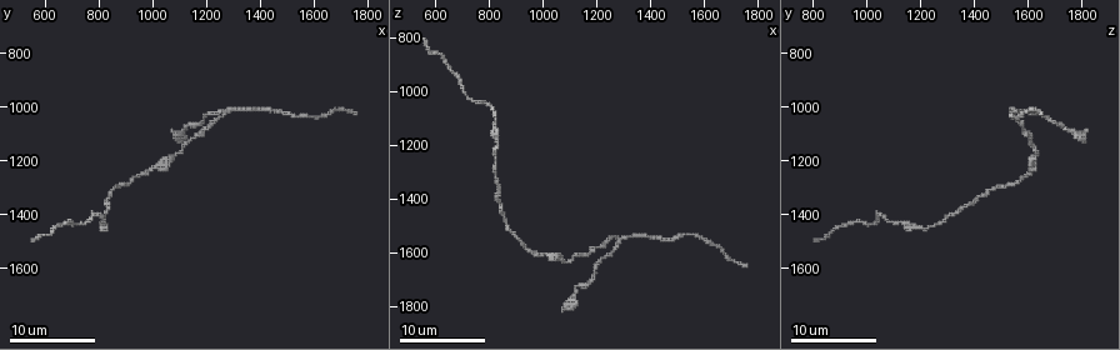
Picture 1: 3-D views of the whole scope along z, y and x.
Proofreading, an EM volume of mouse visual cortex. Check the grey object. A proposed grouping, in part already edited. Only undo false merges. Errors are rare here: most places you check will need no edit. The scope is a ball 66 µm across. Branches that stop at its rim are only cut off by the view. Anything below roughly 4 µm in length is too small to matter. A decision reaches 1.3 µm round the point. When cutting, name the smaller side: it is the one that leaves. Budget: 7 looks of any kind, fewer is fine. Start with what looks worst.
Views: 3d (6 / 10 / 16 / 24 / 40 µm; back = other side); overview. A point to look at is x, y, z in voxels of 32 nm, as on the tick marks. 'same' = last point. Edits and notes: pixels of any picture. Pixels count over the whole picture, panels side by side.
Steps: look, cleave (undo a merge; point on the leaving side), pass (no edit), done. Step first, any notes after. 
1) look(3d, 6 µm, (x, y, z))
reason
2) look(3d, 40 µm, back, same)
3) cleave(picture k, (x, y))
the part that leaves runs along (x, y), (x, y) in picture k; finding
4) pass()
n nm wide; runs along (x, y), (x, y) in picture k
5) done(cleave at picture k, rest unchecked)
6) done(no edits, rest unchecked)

look(3d, 16 µm, (1280, 1010, 1550))
arms part here

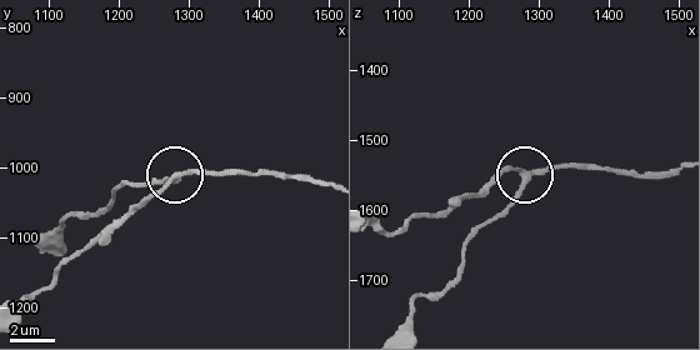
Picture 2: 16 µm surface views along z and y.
pass()
side arm 12 µm; 3 arms; continuous, no second cell

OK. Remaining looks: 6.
look(3d, 6 µm, (1060, 1180, 1610))
thick turns thin

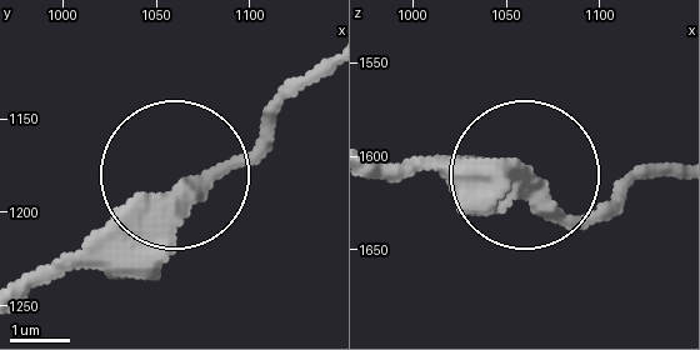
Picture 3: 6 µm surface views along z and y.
look(3d, 6 µm, back, (1064, 1190, 1620))

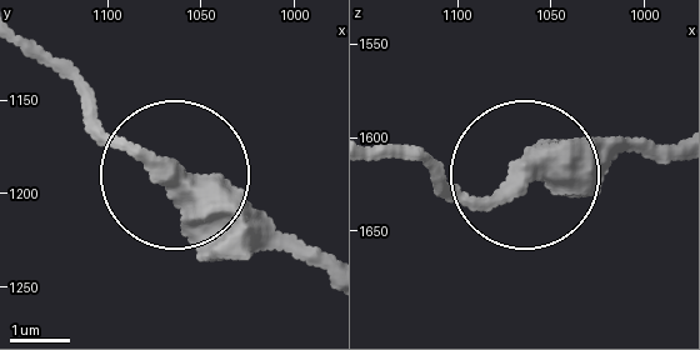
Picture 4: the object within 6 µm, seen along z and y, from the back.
pass()
one cell here

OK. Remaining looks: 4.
look(3d, 16 µm, (810, 1430, 1120))
sudden change in width

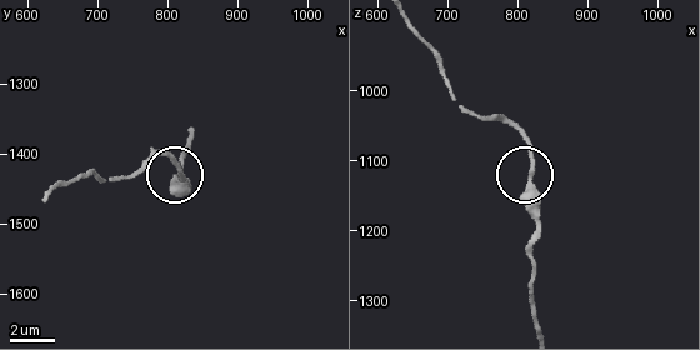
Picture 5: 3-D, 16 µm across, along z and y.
pass()
290 nm wide; runs along (539, 329), (533, 311), (539, 194), (524, 129) in picture 5; one cell here

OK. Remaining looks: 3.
done(no edits, rest unchecked)

